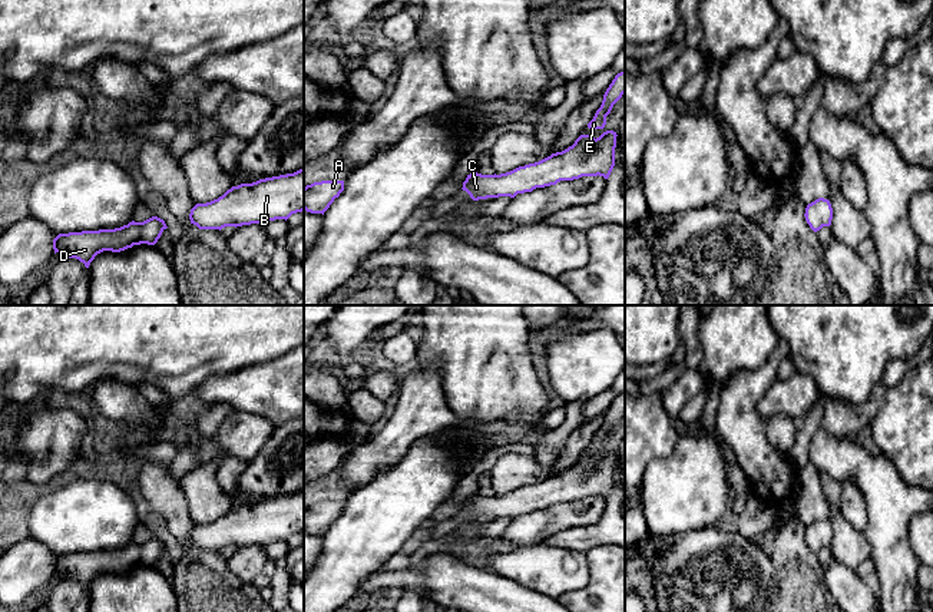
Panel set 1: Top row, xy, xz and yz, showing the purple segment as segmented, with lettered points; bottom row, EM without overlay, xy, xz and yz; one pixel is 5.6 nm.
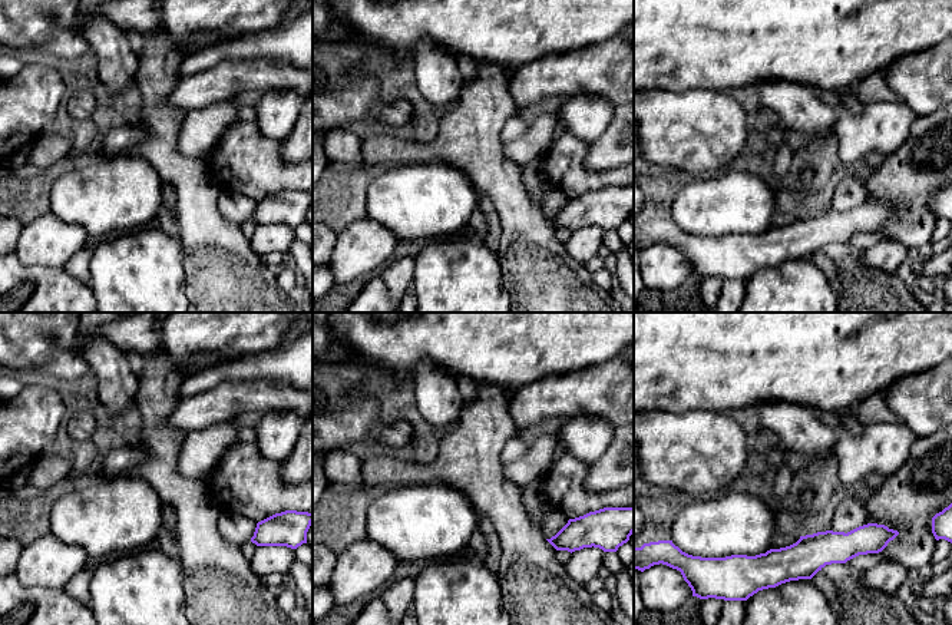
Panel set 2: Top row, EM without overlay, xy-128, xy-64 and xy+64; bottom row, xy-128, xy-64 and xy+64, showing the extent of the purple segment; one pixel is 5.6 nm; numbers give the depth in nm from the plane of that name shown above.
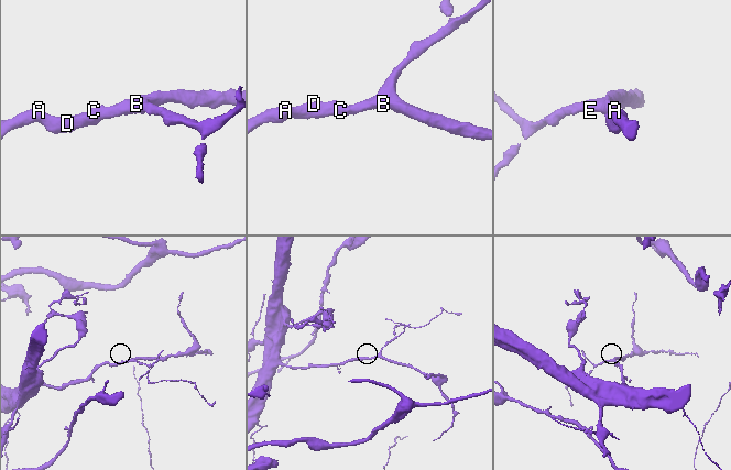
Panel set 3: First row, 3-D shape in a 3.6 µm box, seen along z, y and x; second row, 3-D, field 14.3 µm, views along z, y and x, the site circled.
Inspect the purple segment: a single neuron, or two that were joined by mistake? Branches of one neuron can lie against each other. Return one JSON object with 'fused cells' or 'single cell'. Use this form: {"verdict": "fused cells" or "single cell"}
{"verdict": "single cell"}

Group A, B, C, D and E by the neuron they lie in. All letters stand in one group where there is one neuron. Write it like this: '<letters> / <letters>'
A B C D E

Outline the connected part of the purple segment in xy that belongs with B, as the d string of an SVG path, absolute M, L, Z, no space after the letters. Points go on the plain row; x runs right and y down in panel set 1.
M304 489L287 496L232 507L222 517L196 525L189 535L199 550L222 550L288 540L304 532Z

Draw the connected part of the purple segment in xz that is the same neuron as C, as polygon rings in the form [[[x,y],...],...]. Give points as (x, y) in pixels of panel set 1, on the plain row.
[[[606,451],[596,460],[592,456],[580,456],[568,470],[510,493],[500,496],[473,493],[467,496],[461,510],[473,522],[479,522],[499,517],[515,519],[517,515],[582,497],[599,496],[608,500],[615,487],[616,457],[613,451]]]

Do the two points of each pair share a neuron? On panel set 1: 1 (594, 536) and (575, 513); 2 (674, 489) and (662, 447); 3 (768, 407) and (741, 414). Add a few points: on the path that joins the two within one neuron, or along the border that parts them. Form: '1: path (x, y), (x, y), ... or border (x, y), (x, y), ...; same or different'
1: border (606, 500), (594, 523), (552, 533); different
2: border (680, 436), (668, 456), (647, 465), (642, 482); different
3: border (776, 381), (757, 404), (757, 413), (764, 422); different

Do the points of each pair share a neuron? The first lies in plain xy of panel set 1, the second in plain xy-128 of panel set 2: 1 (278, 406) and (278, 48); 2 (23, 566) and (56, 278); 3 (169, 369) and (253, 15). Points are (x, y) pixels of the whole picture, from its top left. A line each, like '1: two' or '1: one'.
1: two
2: two
3: one

